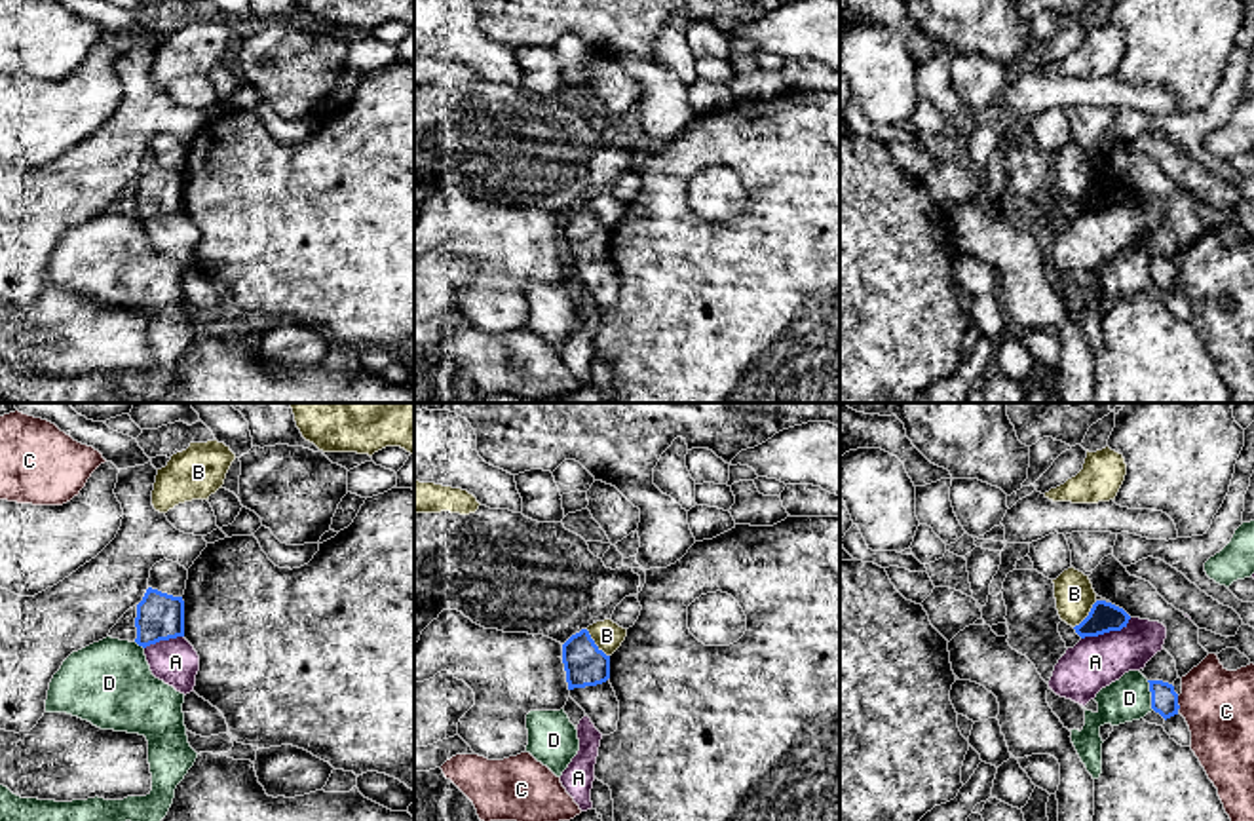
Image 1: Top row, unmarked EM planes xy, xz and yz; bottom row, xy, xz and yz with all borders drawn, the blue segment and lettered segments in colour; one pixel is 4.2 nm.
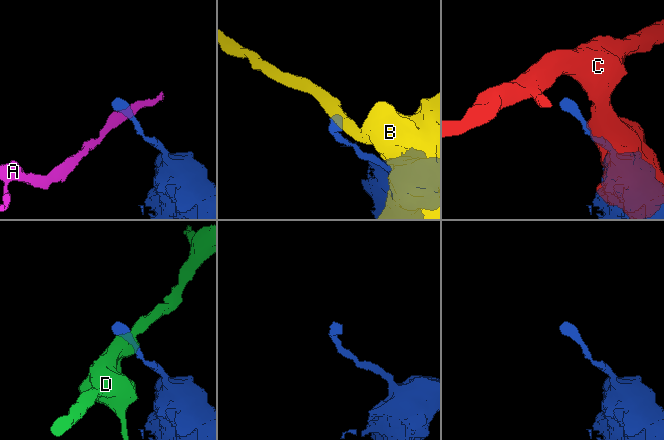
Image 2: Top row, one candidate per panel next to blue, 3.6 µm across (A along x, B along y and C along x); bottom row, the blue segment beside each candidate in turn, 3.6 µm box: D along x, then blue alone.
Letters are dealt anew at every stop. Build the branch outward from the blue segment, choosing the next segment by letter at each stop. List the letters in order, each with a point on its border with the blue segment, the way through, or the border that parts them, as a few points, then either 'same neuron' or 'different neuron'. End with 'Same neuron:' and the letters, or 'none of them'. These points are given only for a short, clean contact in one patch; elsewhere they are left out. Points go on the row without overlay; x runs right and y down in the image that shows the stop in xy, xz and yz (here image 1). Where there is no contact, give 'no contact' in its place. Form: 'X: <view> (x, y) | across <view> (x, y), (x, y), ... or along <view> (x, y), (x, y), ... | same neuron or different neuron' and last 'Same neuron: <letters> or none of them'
A: yz (1106, 206) | along yz (1131, 192), (1120, 204), (1082, 213) | different neuron
B: xz (593, 217) | along xz (586, 204), (608, 230) | different neuron
C: yz (1177, 276) | different neuron
D: yz (1152, 270) | along yz (1146, 255), (1154, 284) | different neuron
Same neuron: none of them

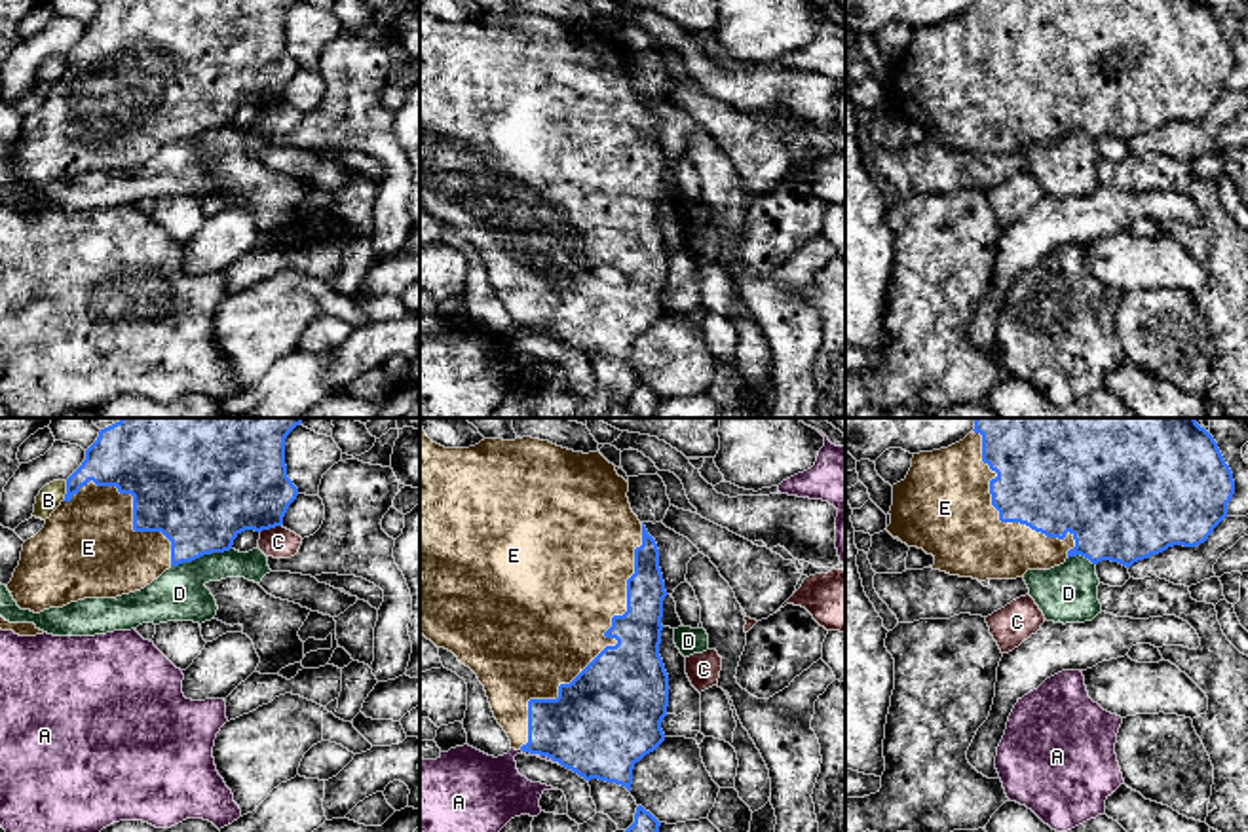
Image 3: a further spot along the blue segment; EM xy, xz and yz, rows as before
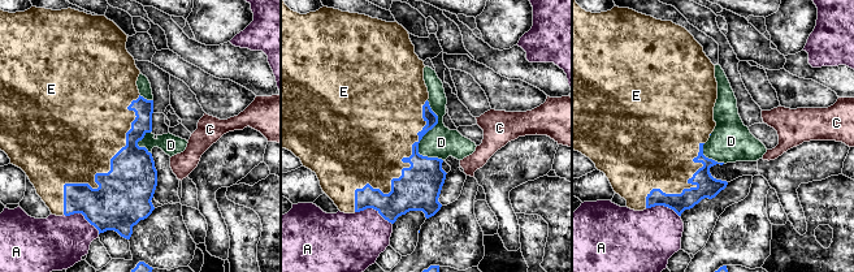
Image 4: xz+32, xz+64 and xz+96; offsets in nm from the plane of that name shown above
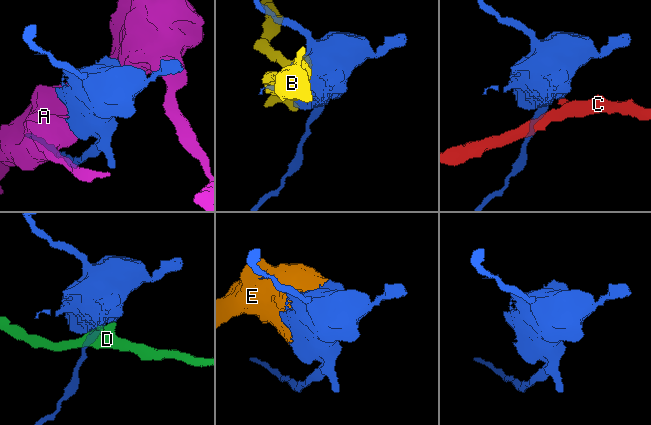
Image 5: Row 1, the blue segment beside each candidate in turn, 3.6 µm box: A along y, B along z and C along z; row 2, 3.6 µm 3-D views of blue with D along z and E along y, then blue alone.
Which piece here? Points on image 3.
A: xz (542, 329) | along xz (521, 323), (532, 329), (546, 329), (561, 339) | different neuron
B: xy (67, 65) | different neuron
C: xy (270, 101) | different neuron
D: xy (200, 130) | different neuron
E: xz (610, 221) | same neuron
Same neuron: E

